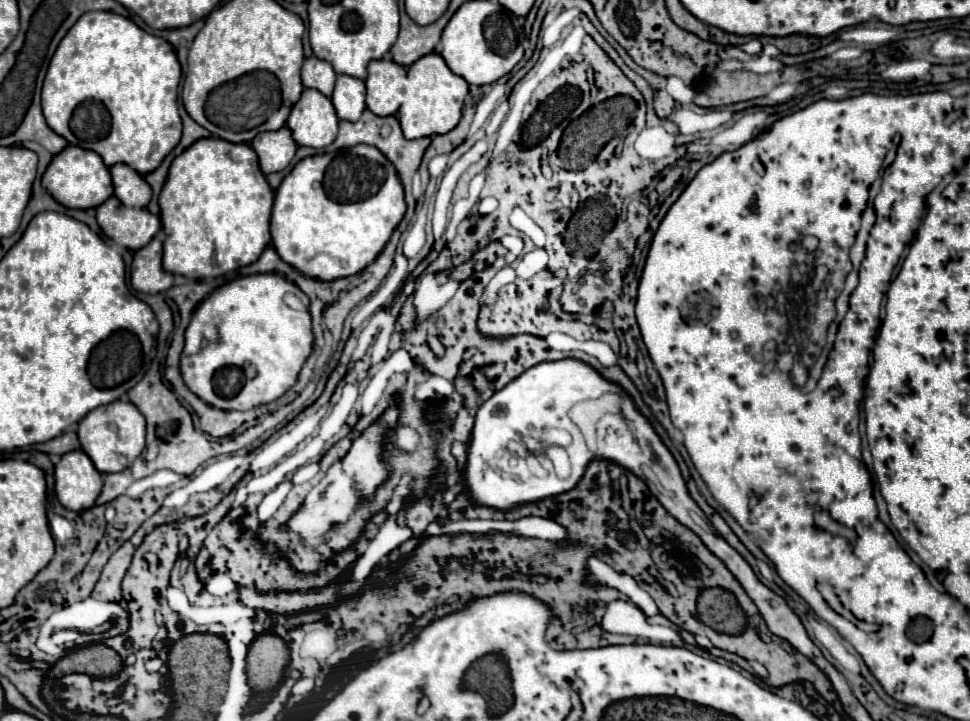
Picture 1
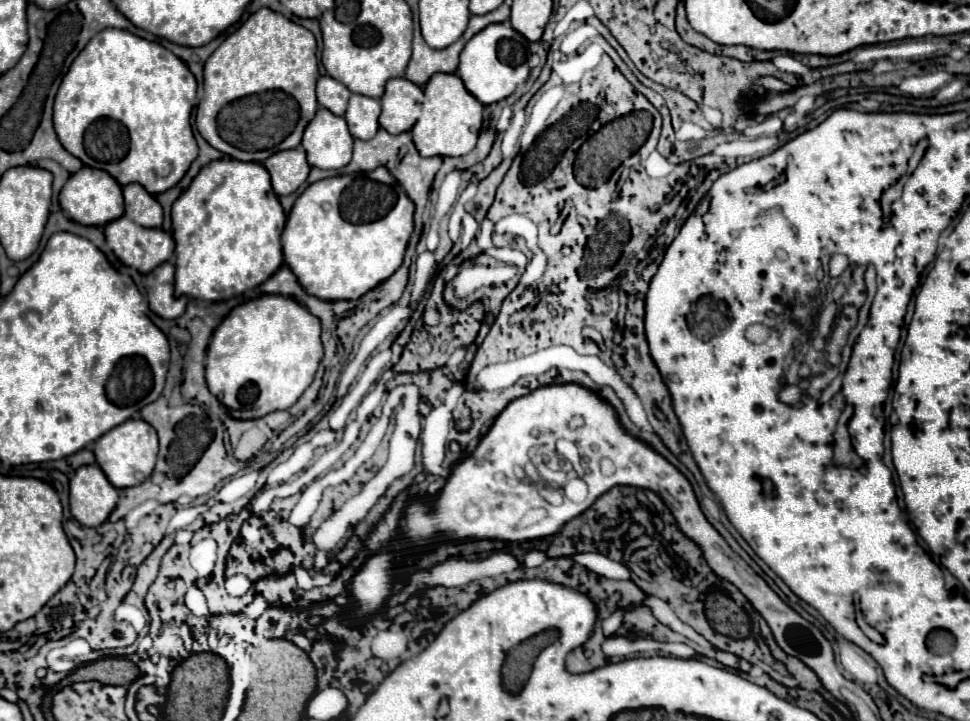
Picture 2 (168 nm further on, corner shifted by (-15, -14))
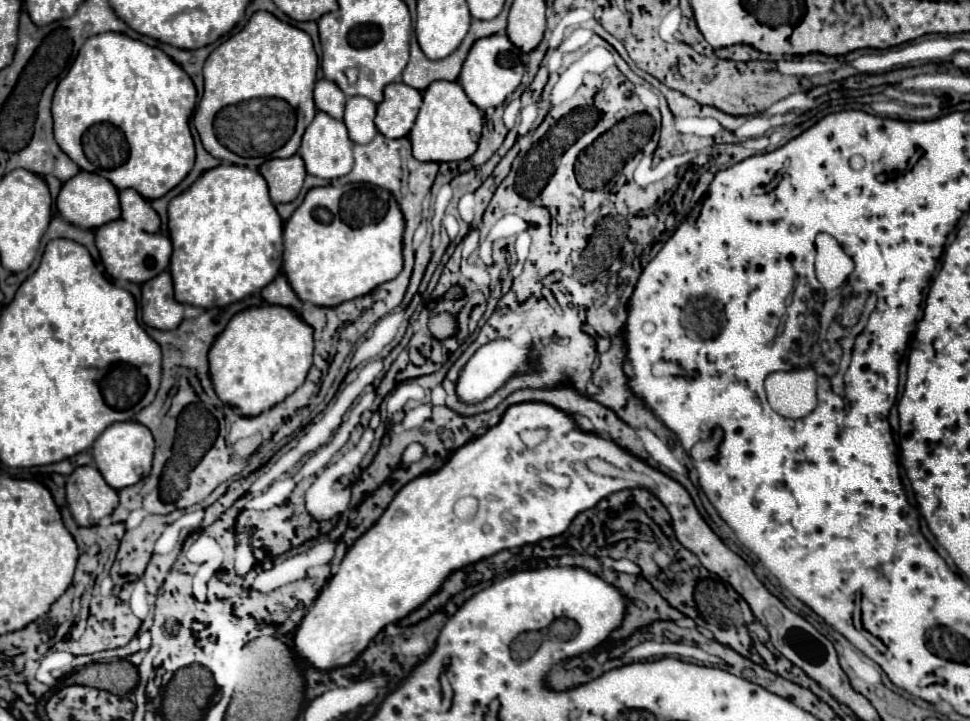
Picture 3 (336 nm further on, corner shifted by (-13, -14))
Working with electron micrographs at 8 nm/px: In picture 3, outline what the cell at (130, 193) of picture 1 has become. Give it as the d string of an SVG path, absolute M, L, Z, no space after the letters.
M134 189L120 191L120 203L122 203L122 219L132 223L134 227L156 233L160 229L160 217L152 209L152 205Z

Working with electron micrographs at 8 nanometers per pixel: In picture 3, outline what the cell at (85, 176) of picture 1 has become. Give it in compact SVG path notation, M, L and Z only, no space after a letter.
M80 171L78 175L74 175L72 179L68 179L62 185L62 189L56 197L56 207L68 223L82 227L82 229L96 229L121 216L119 193L120 189L116 189L108 179L102 179L102 175Z

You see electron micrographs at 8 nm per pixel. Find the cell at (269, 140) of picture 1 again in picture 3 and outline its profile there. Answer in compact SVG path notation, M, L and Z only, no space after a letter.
M292 155L286 159L270 159L262 163L260 173L268 181L270 197L274 203L288 203L296 199L306 177L300 155Z

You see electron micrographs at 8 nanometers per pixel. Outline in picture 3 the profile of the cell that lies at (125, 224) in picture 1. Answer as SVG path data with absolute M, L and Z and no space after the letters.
M122 211L118 219L106 223L106 225L102 225L102 227L98 227L98 229L96 229L96 247L98 247L98 251L100 251L100 257L102 257L102 263L104 263L104 267L106 267L106 273L112 275L114 279L126 279L126 281L132 281L132 283L144 283L146 279L152 279L154 275L160 275L162 271L166 271L166 269L168 269L168 263L170 263L170 255L172 255L172 243L170 243L170 238L167 235L163 235L159 231L160 229L158 229L156 233L148 233L148 231L138 231L138 229L132 229L132 227L126 229L126 221L122 219Z

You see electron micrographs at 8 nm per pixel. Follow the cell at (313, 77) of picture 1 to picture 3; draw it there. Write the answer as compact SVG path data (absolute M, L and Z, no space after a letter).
M328 79L316 81L316 87L314 87L316 109L328 113L334 119L342 119L344 107L346 107L346 99L348 97L342 93L342 89L334 81L328 81Z

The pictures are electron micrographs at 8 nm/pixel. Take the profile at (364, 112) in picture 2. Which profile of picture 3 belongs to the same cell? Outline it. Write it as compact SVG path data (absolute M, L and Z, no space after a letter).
M350 97L346 101L344 123L348 127L348 135L354 143L370 143L376 135L376 103L366 97Z

